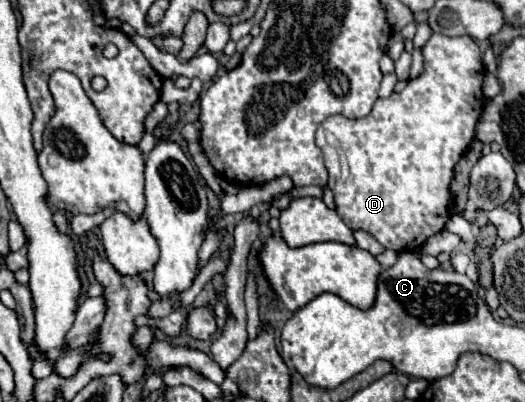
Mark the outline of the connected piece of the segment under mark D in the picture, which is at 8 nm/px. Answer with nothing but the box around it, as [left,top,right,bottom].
[316,34,484,252]

